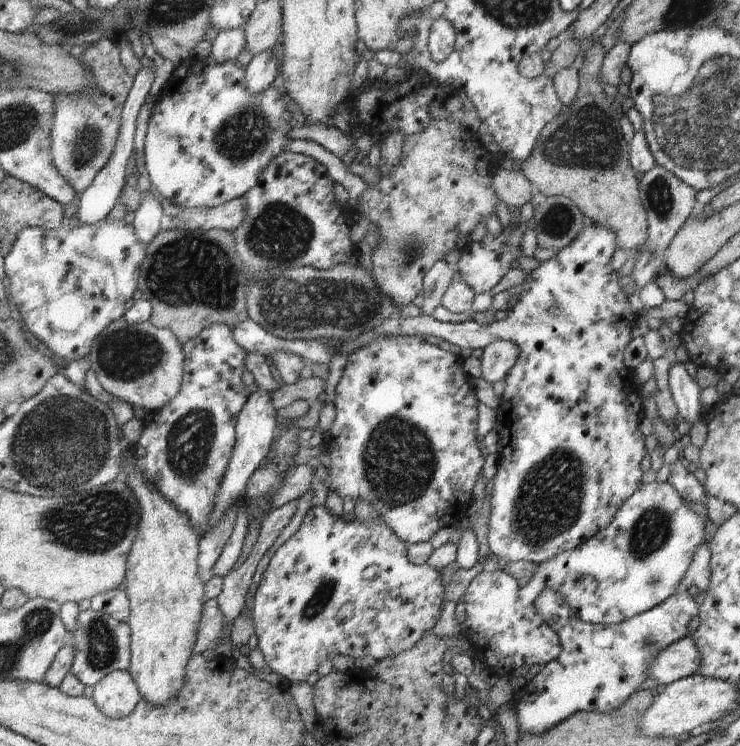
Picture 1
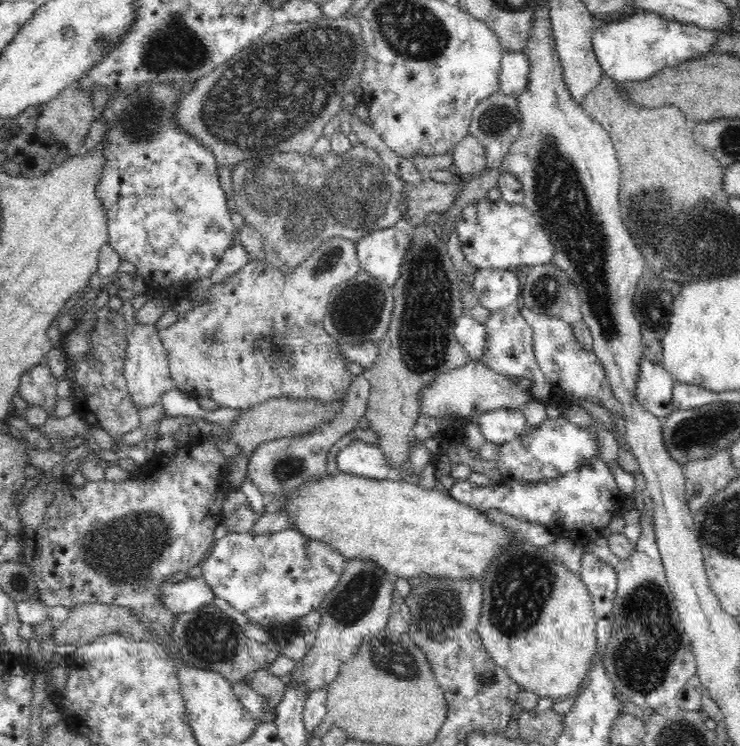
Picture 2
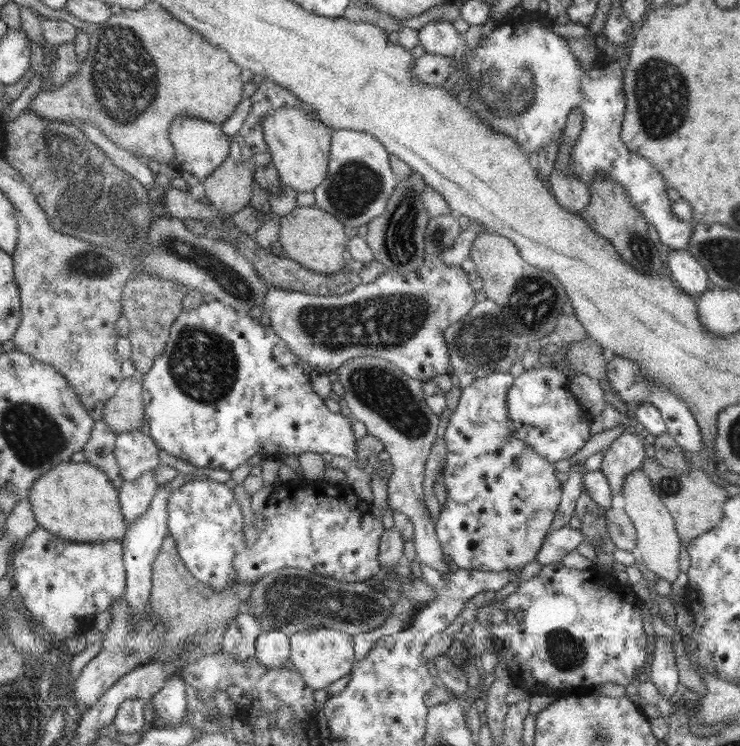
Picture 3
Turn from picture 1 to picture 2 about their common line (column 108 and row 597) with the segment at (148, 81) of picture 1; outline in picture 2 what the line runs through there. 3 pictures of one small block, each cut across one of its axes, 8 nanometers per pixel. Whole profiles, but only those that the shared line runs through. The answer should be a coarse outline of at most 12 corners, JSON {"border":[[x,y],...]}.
{"border":[[204,577],[164,583],[163,605],[191,613],[213,602],[215,593]]}

